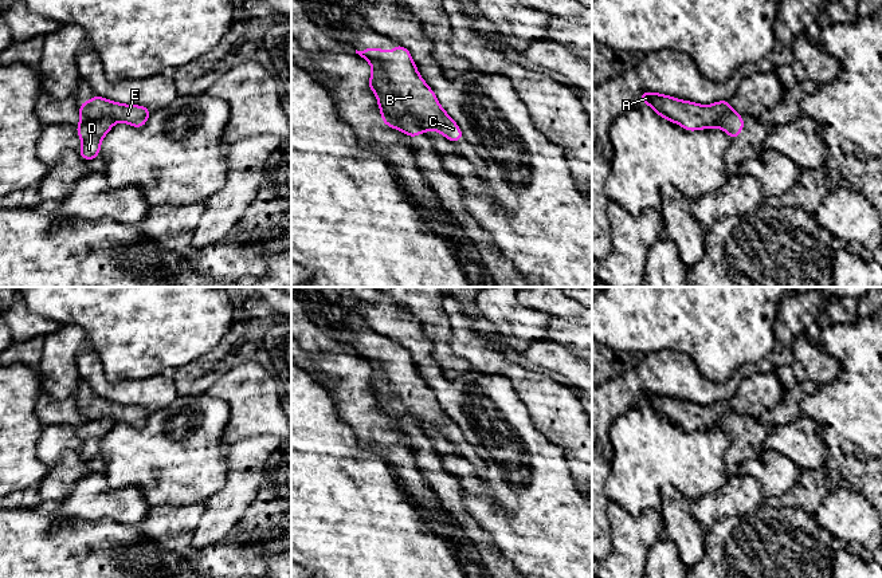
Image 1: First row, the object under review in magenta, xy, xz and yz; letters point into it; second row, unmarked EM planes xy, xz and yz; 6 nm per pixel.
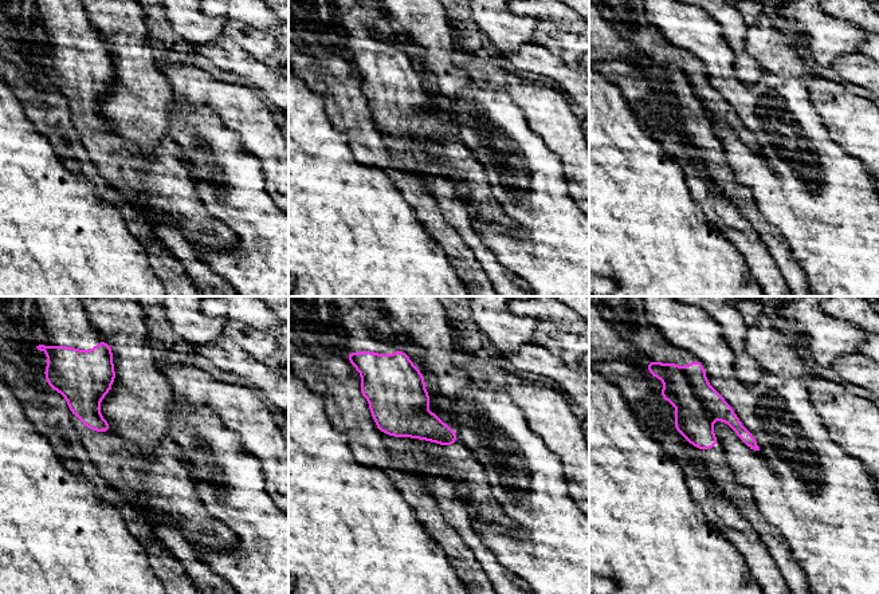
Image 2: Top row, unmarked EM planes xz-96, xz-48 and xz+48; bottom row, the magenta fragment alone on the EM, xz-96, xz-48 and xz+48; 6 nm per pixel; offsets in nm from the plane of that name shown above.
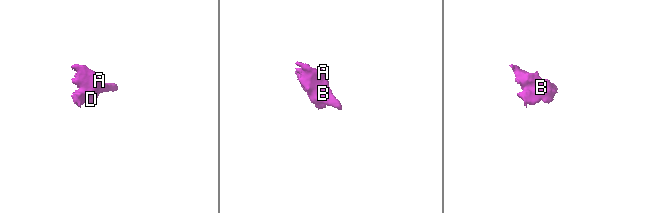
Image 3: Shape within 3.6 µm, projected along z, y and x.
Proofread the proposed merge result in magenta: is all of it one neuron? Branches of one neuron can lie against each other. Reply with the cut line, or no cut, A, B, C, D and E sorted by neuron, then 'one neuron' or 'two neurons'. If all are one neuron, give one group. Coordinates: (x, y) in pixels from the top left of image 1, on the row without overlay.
cut in xz along (399, 420), (403, 416), (411, 416), (422, 429); A B C E / D; two neurons

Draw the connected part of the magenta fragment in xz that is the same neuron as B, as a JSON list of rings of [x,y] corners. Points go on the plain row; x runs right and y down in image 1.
[[[401,345],[392,351],[371,347],[357,351],[372,367],[372,378],[365,384],[376,394],[381,421],[393,429],[400,428],[403,416],[416,420],[427,433],[438,430],[450,443],[463,440],[456,422],[442,409],[435,393],[419,375],[411,353]]]

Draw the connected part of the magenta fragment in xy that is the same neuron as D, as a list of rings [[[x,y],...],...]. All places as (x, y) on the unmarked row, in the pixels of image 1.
[[[102,417],[94,421],[81,421],[77,425],[77,433],[82,440],[82,448],[78,451],[79,456],[85,460],[93,460],[99,456],[101,441],[114,425],[110,417]]]

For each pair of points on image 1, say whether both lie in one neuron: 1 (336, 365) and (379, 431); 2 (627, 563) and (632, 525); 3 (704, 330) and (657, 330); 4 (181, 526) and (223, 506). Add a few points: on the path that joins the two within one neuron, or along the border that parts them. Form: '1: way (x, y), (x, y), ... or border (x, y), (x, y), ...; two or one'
1: way (353, 378), (357, 382), (357, 407), (363, 413); one
2: way (628, 554), (632, 534); one
3: way (692, 330), (669, 330); one
4: border (204, 503), (200, 522), (191, 538); two

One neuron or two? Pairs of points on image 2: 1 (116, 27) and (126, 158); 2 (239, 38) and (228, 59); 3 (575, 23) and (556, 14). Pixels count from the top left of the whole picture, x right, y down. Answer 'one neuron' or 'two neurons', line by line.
1: two neurons
2: two neurons
3: one neuron

